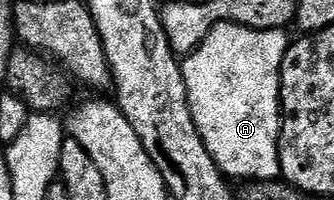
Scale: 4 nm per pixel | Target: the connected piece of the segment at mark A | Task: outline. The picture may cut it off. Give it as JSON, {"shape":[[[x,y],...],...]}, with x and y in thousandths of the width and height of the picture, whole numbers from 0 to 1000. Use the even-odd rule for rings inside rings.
{"shape":[[[653,115],[647,135],[632,145],[632,165],[614,200],[590,230],[590,250],[572,270],[551,280],[542,315],[542,360],[548,365],[548,405],[560,445],[560,485],[566,490],[566,540],[578,570],[578,600],[590,630],[596,685],[608,685],[608,725],[620,725],[620,765],[632,765],[632,785],[650,810],[650,830],[662,840],[662,870],[689,900],[722,895],[710,905],[778,905],[784,895],[841,895],[841,810],[835,805],[835,685],[841,680],[841,330],[847,325],[847,285],[853,255],[868,225],[868,180],[853,180],[850,150],[838,155],[766,155],[749,135],[722,135],[710,115]]]}

